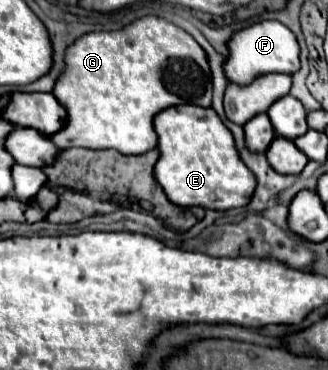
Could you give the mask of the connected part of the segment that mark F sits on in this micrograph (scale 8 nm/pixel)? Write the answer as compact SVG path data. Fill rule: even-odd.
M262 20L248 28L236 30L228 40L228 58L224 62L226 80L238 86L246 86L260 74L294 74L300 68L300 48L296 36L278 20Z

